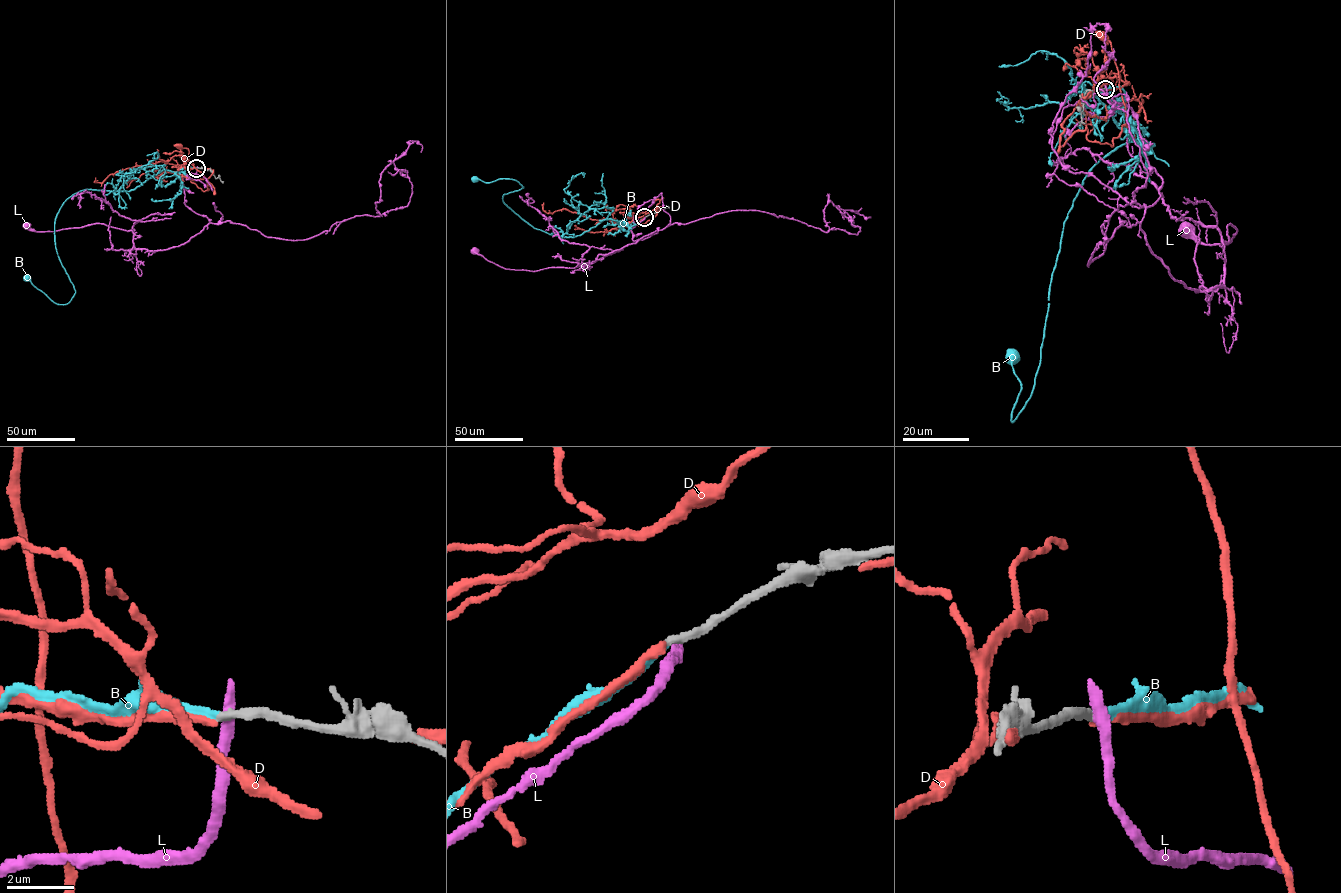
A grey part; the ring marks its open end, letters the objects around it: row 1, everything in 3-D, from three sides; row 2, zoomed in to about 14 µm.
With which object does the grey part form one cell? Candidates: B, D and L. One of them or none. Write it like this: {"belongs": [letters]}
{"belongs": ["B"]}

